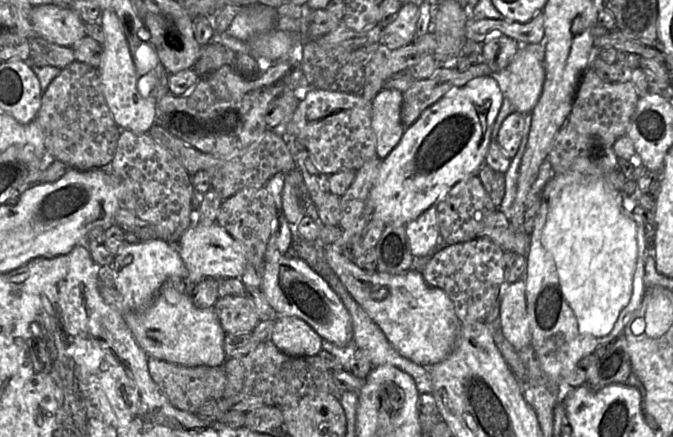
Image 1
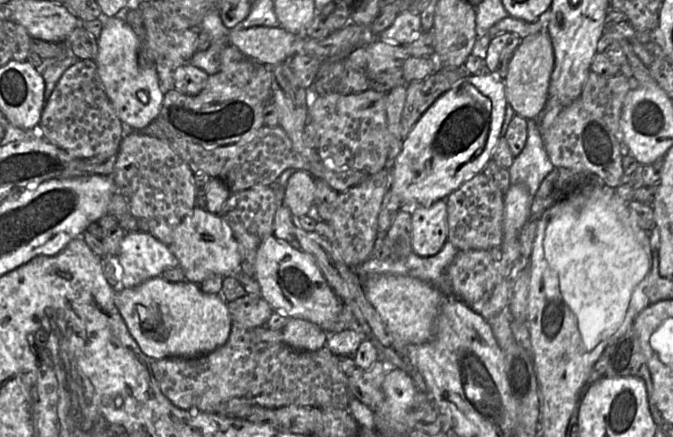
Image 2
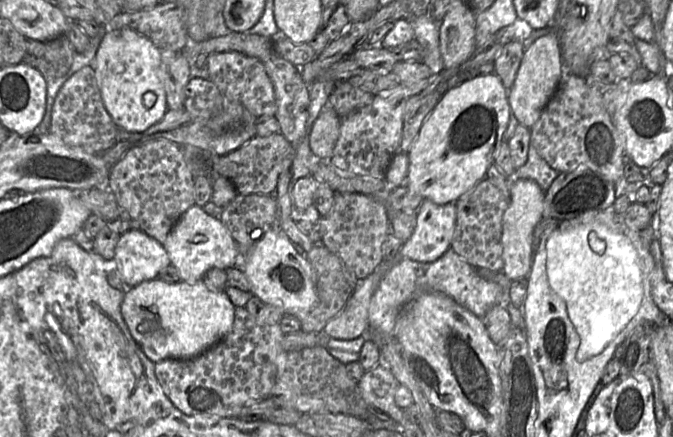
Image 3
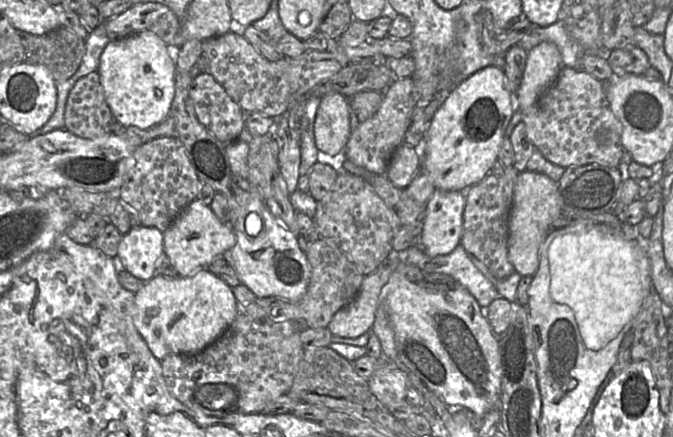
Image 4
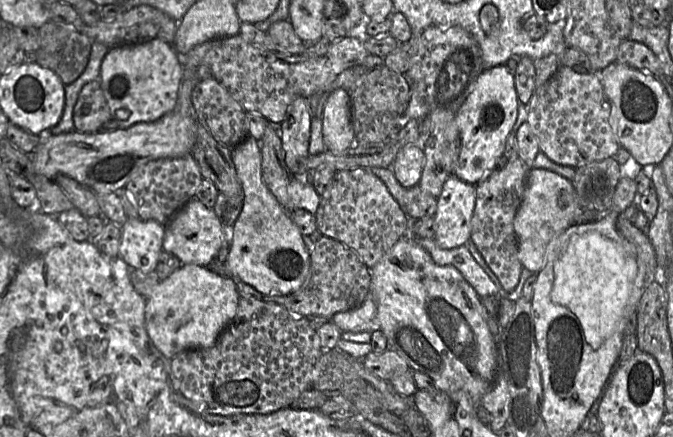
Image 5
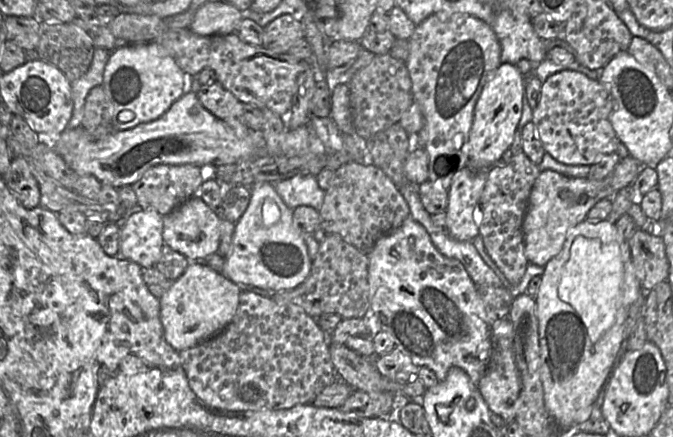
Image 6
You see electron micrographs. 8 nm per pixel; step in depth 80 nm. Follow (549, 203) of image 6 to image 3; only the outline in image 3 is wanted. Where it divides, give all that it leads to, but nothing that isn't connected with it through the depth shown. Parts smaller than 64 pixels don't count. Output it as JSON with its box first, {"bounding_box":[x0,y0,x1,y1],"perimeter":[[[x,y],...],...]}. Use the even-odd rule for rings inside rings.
{"bounding_box":[502,179,545,280],"perimeter":[[[517,179],[510,182],[510,202],[502,219],[503,273],[516,280],[528,277],[534,256],[533,234],[543,218],[545,191],[533,180]]]}

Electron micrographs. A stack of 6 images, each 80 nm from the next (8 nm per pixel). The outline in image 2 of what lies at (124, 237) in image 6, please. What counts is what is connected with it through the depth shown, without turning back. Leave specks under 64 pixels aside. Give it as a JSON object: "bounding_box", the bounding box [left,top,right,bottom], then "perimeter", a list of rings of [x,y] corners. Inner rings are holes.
{"bounding_box":[117,231,179,288],"perimeter":[[[142,231],[124,234],[117,259],[123,288],[134,288],[166,269],[179,266],[169,246]]]}

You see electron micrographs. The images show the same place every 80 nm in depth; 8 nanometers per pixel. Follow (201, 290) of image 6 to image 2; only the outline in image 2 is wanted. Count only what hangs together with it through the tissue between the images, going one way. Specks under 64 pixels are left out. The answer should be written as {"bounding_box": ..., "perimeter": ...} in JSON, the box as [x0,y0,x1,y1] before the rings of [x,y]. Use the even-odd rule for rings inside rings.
{"bounding_box":[114,276,232,360],"perimeter":[[[161,276],[114,295],[114,304],[131,336],[151,360],[193,359],[224,346],[232,329],[227,303],[221,294],[202,292],[199,284],[186,280],[171,283]]]}

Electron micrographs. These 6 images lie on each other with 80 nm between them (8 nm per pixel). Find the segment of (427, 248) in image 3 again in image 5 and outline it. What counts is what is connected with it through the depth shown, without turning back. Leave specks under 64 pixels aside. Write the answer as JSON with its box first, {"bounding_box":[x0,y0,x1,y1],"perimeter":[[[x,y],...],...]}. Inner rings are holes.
{"bounding_box":[433,176,475,248],"perimeter":[[[449,176],[437,198],[437,210],[433,216],[433,239],[440,248],[457,248],[470,240],[475,199],[475,185]]]}

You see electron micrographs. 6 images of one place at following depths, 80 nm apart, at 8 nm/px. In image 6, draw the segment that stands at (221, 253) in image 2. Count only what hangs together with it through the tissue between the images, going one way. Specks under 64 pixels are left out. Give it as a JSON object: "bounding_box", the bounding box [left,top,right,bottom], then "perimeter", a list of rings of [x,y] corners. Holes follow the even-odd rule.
{"bounding_box":[164,195,221,261],"perimeter":[[[196,195],[164,217],[164,244],[184,255],[189,261],[203,260],[209,254],[217,253],[220,236],[221,217]]]}

